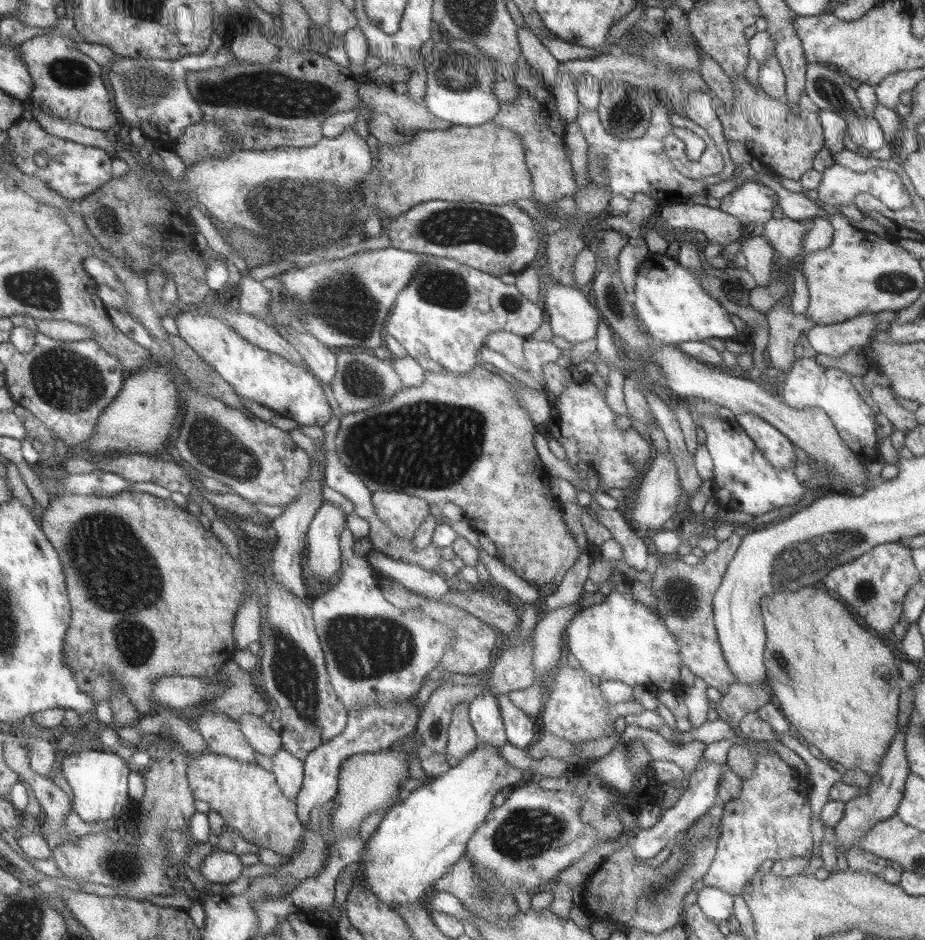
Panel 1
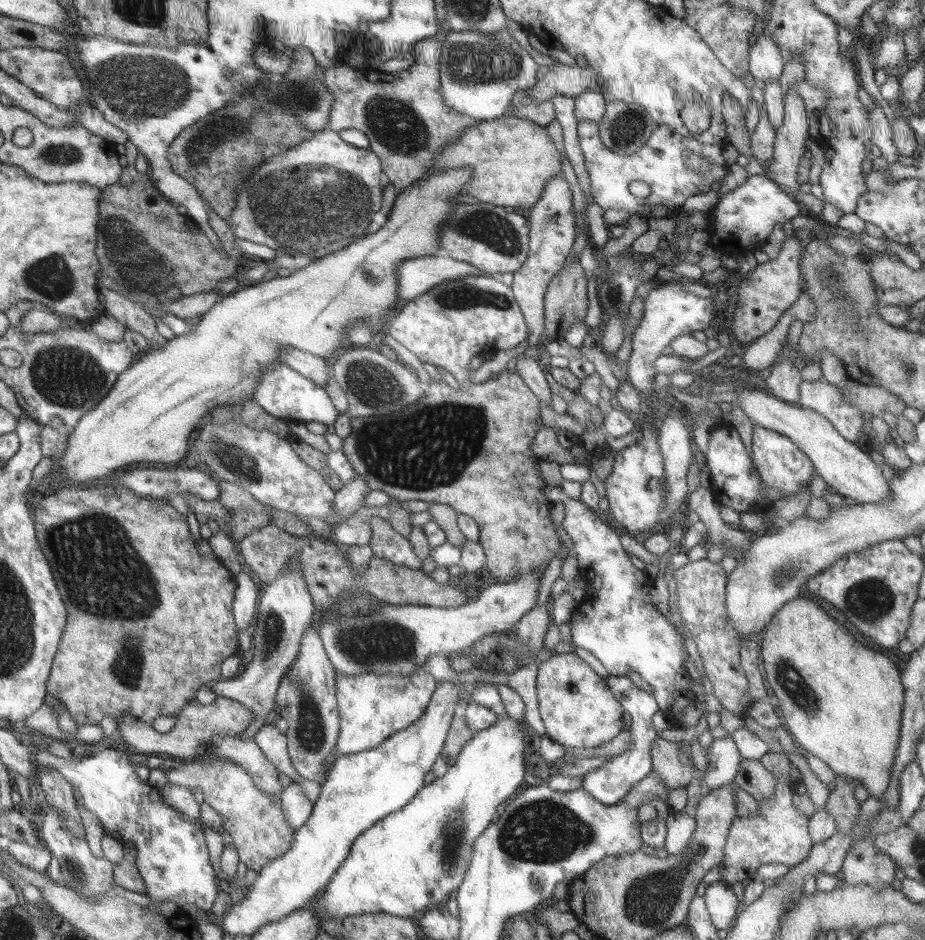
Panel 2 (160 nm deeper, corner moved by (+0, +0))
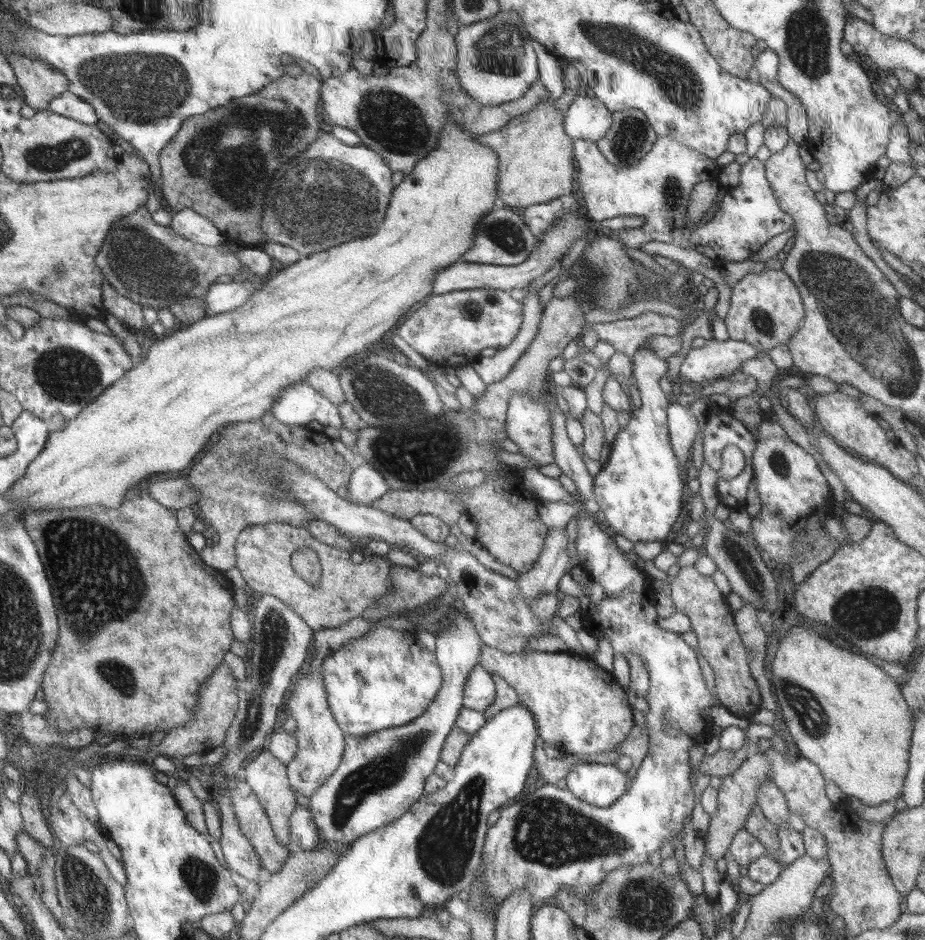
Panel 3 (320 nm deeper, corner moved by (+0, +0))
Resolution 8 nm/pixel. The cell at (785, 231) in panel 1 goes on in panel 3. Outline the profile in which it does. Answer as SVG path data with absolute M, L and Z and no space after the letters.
M764 269L760 273L751 270L732 287L730 308L724 322L730 339L771 351L789 342L801 327L804 315L800 292L784 270Z

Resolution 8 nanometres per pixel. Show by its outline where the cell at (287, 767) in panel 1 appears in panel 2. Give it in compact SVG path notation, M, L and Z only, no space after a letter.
M298 779L292 785L283 788L280 798L284 815L292 828L298 830L307 823L313 809L313 803L306 797Z

